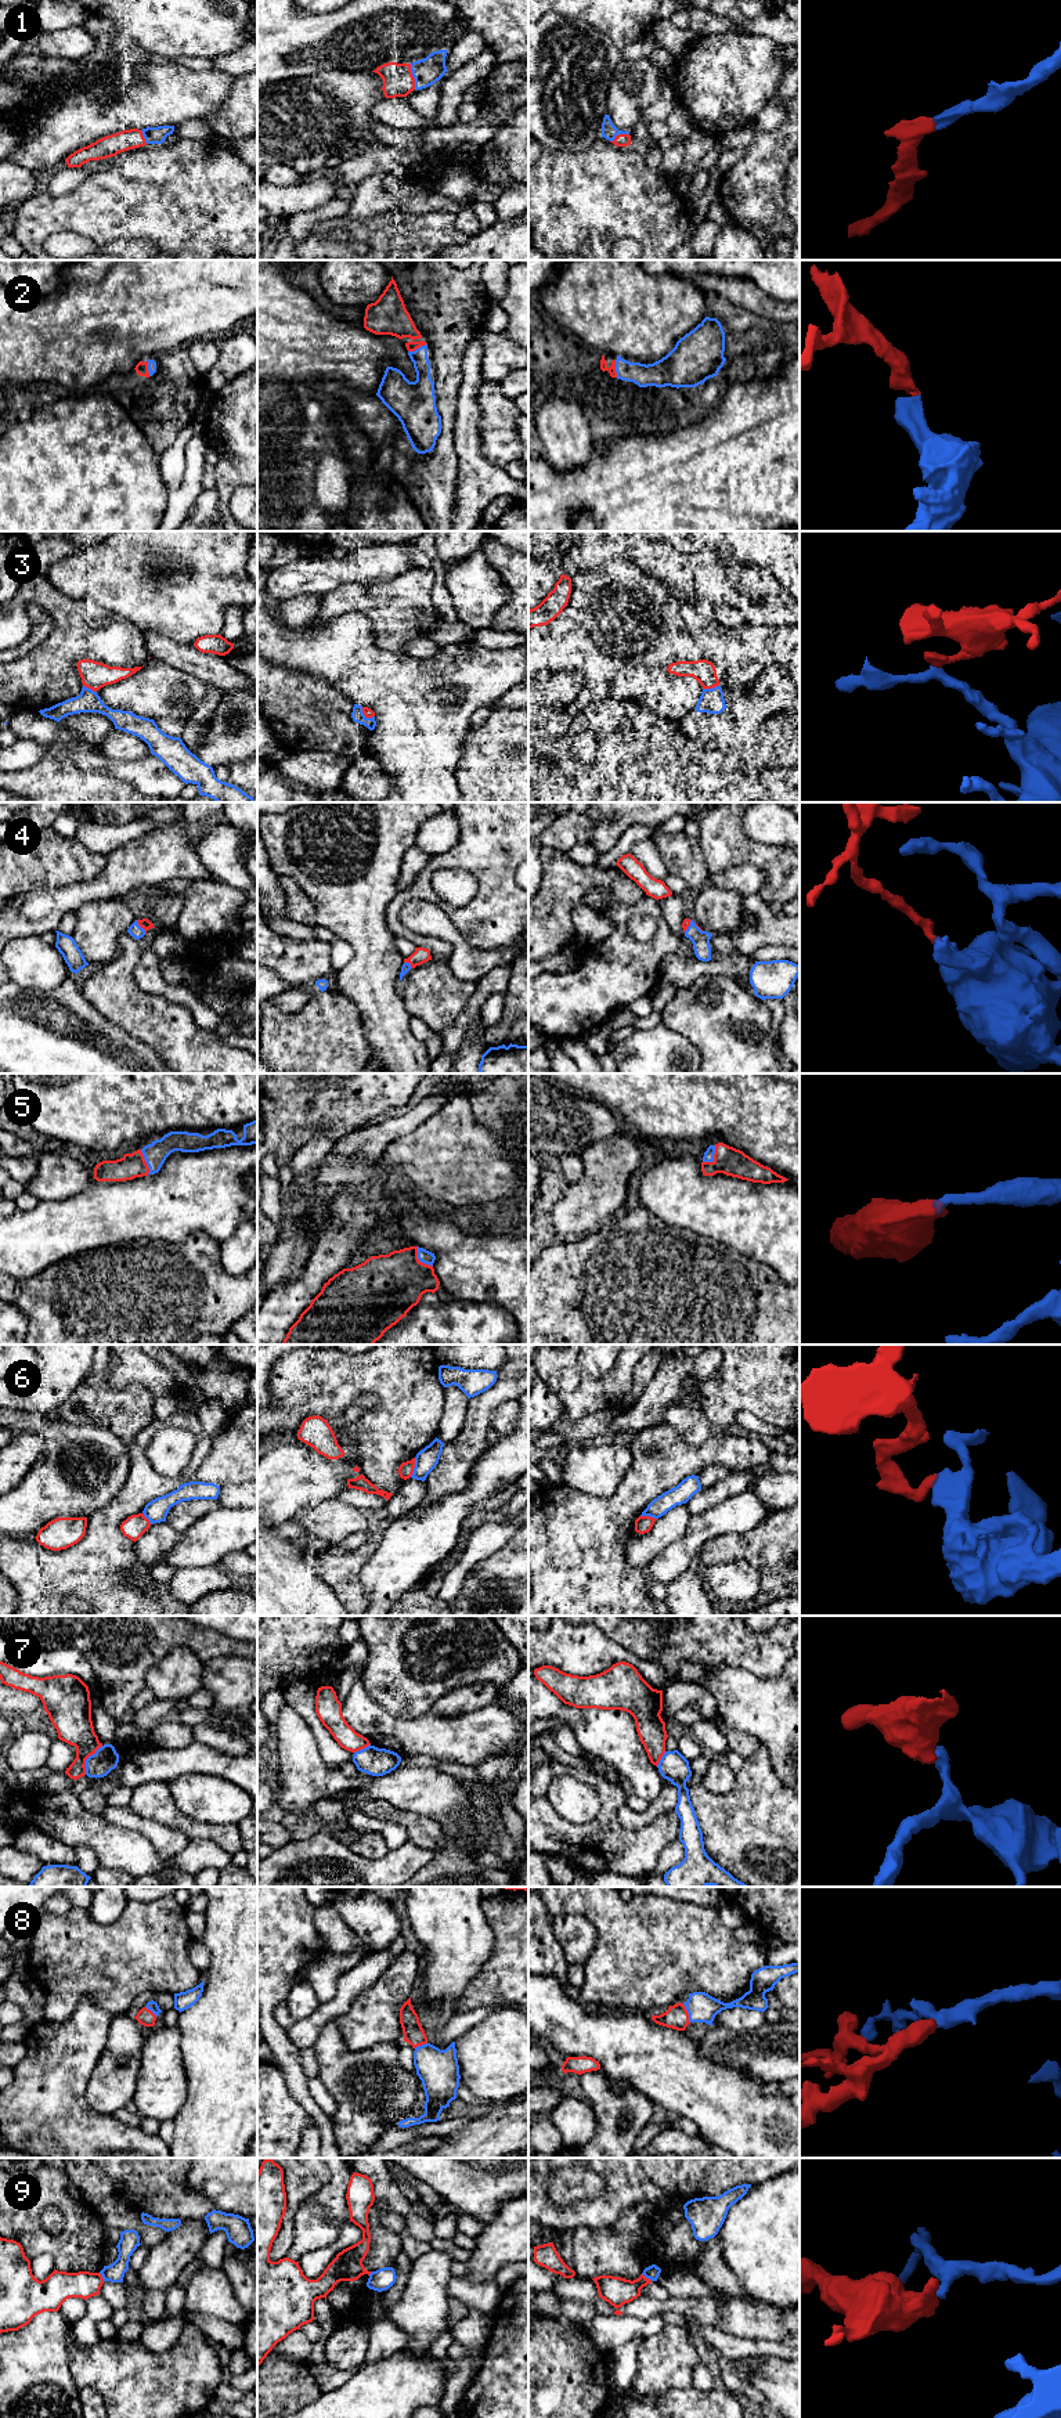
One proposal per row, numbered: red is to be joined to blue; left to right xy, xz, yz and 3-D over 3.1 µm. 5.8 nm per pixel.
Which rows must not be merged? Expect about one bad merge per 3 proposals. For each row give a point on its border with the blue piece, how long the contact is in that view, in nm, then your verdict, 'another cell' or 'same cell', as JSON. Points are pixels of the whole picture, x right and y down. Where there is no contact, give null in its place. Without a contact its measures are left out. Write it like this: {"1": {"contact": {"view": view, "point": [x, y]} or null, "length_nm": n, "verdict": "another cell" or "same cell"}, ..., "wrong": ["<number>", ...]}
{"1": {"contact": {"view": "xz", "point": [412, 75]}, "length_nm": 160, "verdict": "same cell"}, "2": {"contact": {"view": "xz", "point": [417, 349]}, "length_nm": 120, "verdict": "same cell"}, "3": {"contact": {"view": "yz", "point": [710, 689]}, "length_nm": 100, "verdict": "same cell"}, "4": {"contact": {"view": "xy", "point": [140, 927]}, "length_nm": 100, "verdict": "same cell"}, "5": {"contact": {"view": "xz", "point": [419, 1259]}, "length_nm": 150, "verdict": "same cell"}, "6": {"contact": {"view": "xz", "point": [414, 1468]}, "length_nm": 120, "verdict": "another cell"}, "7": {"contact": {"view": "xy", "point": [87, 1758]}, "length_nm": 200, "verdict": "another cell"}, "8": {"contact": {"view": "yz", "point": [688, 2013]}, "length_nm": 120, "verdict": "same cell"}, "9": {"contact": {"view": "yz", "point": [648, 2277]}, "length_nm": 80, "verdict": "another cell"}, "wrong": ["6", "7", "9"]}

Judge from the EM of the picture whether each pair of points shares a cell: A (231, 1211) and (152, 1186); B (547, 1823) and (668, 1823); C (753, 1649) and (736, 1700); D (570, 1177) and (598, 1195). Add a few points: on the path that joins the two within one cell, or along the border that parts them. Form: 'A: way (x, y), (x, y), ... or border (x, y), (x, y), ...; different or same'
A: way (212, 1194), (172, 1194); same
B: way (577, 1836), (638, 1839); same
C: border (737, 1666), (761, 1675), (778, 1675); different
D: border (577, 1155), (583, 1164), (583, 1175), (569, 1184); different

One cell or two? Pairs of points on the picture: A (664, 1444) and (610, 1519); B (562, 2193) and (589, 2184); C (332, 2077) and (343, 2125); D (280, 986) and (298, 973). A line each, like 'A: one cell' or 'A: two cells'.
A: one cell
B: one cell
C: one cell
D: two cells

